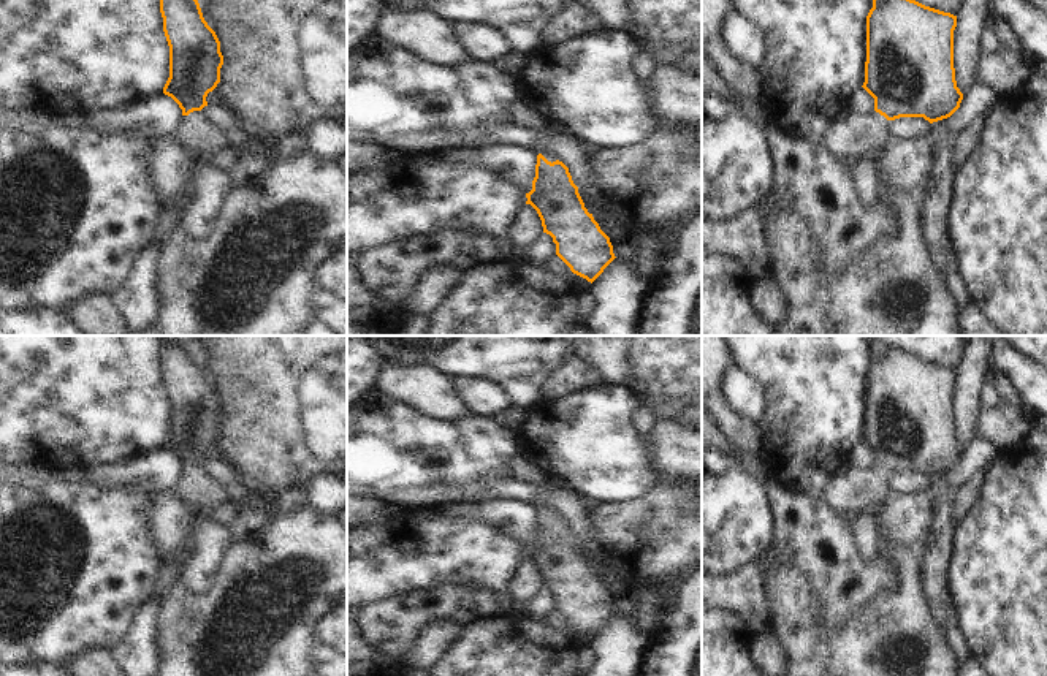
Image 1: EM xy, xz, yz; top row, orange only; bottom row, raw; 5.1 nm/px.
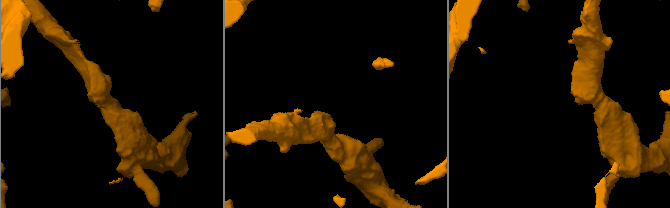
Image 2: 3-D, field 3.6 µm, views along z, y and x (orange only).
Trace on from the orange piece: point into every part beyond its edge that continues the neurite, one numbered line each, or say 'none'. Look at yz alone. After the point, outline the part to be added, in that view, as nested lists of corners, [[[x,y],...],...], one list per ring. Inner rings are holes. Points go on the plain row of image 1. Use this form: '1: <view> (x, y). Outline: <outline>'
1: yz (857, 491). Outline: [[[876,465],[849,467],[847,472],[835,475],[816,499],[828,503],[836,513],[857,519],[863,513],[878,513],[897,499],[889,478],[890,475]]]

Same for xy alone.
1: xy (195, 491). Outline: [[[200,465],[184,470],[171,492],[181,502],[182,513],[195,511],[204,516],[211,516],[222,502],[231,499],[230,491],[209,478]]]

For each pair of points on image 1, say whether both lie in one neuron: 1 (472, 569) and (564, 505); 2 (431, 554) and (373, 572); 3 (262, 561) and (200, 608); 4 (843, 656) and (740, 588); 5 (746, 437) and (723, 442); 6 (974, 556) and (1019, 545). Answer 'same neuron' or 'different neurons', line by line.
1: different neurons
2: same neuron
3: same neuron
4: different neurons
5: different neurons
6: same neuron

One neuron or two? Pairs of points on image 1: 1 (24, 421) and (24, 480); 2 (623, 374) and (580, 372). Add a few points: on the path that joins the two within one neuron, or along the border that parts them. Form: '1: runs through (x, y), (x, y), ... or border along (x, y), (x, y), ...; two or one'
1: border along (16, 463), (46, 464), (56, 474); two
2: border along (569, 352), (601, 382); two

